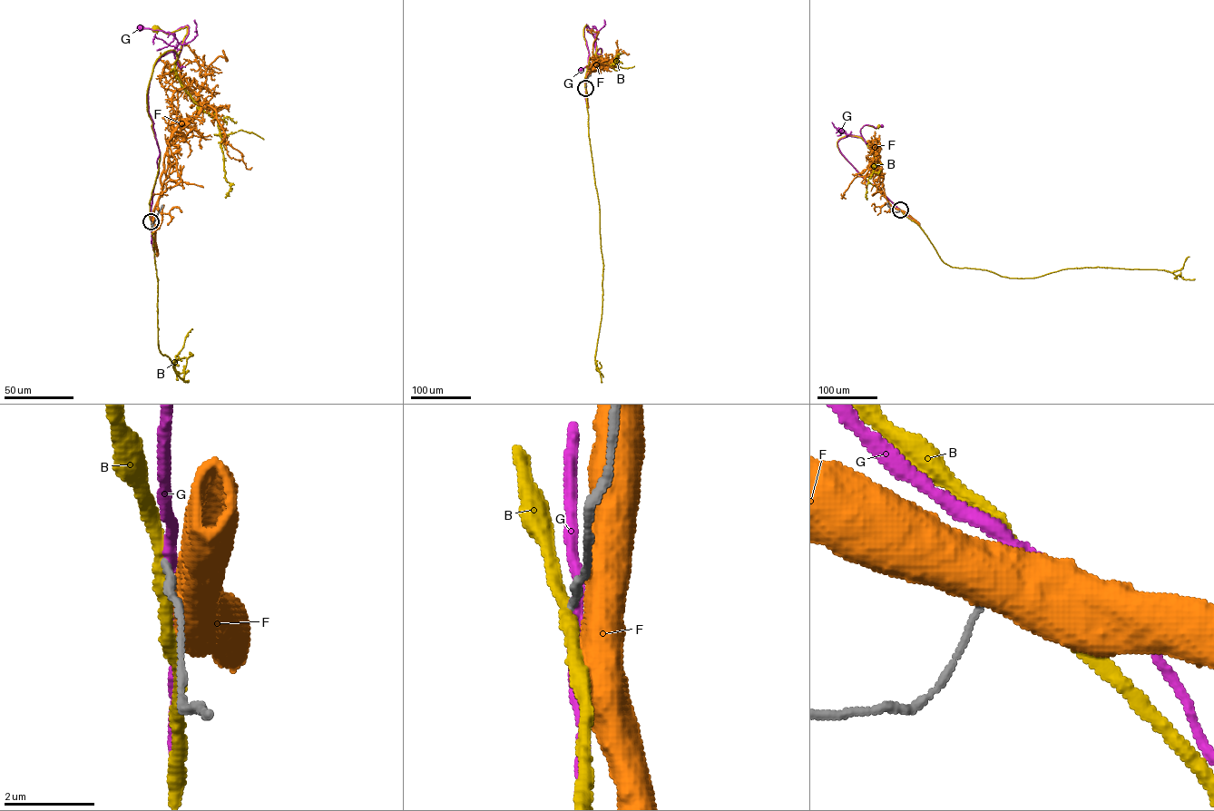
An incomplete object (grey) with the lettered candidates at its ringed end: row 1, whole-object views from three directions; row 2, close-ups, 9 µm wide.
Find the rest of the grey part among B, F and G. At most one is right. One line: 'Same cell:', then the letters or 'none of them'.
Same cell: none of them

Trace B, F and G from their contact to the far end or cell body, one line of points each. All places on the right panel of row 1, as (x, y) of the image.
B: (900, 210), (859, 173), (837, 146), (837, 141), (846, 136), (862, 138), (864, 125), (878, 126)
F: (900, 210), (886, 197), (882, 182), (884, 174), (876, 170), (876, 165), (869, 173), (856, 176), (841, 198)
G: (900, 210), (859, 174), (837, 144), (848, 136), (864, 139), (860, 130), (866, 124), (881, 125)

